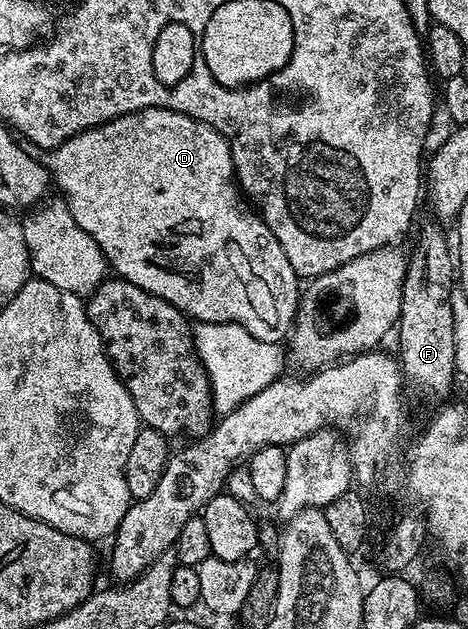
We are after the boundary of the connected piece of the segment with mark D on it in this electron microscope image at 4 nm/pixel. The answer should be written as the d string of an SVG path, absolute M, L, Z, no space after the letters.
M145 108L139 112L129 112L123 116L117 116L107 124L101 124L95 128L84 130L72 138L68 138L60 146L49 149L44 163L49 171L53 187L59 188L61 199L66 201L72 218L76 218L76 226L100 246L107 265L114 268L119 277L132 286L140 286L140 290L148 290L148 294L156 294L164 298L172 306L176 306L185 312L187 317L203 324L239 324L252 334L252 338L260 338L260 342L269 344L282 344L290 335L294 326L294 316L298 313L298 301L300 299L300 277L292 270L288 262L288 254L284 254L284 246L276 242L276 234L268 230L257 211L249 207L241 208L244 204L244 196L238 187L234 175L234 159L230 143L222 137L212 126L192 118L188 114L180 114L176 110L167 108Z

